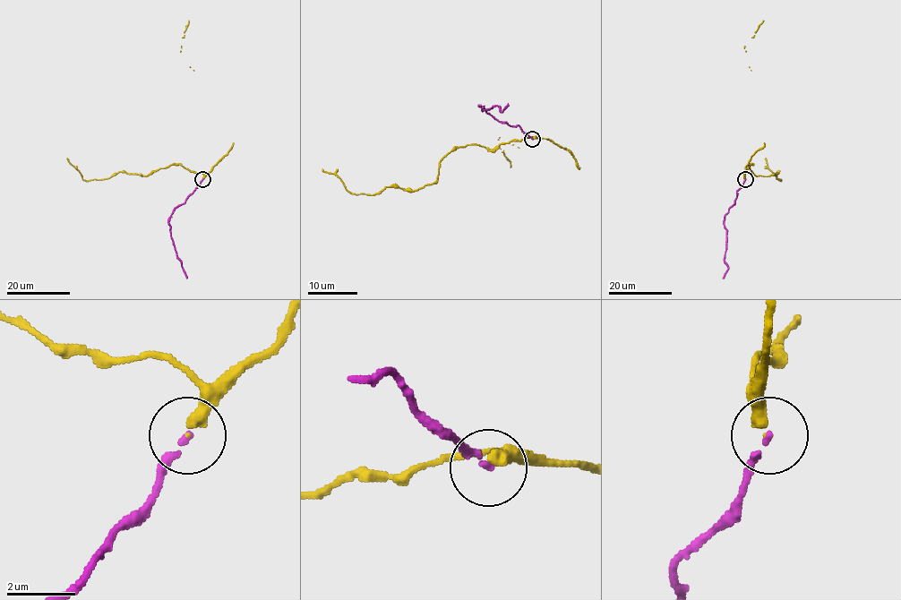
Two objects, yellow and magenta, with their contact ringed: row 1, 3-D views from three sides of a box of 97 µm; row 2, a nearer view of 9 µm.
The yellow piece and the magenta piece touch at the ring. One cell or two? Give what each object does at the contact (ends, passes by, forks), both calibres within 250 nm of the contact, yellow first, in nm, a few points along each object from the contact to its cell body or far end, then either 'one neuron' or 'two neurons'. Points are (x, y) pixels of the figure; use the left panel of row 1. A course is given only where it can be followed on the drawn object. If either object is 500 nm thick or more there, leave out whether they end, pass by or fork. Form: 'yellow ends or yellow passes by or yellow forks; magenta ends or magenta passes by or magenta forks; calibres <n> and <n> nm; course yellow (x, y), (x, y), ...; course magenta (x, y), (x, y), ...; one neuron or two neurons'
yellow ends; magenta ends; calibres 320 and 160 nm; course yellow (202, 179), (201, 173), (173, 164), (147, 175), (118, 172), (108, 178), (85, 181), (67, 158); course magenta (202, 179), (184, 202), (175, 210), (169, 220), (170, 237), (186, 278); one neuron

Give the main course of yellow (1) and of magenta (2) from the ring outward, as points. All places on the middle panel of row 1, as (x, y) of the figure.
1: (532, 139), (454, 147), (440, 162), (438, 178), (414, 191), (349, 192), (322, 169)
2: (532, 139), (518, 125), (510, 126), (496, 120), (480, 106), (483, 109), (496, 106), (501, 111), (508, 103)

